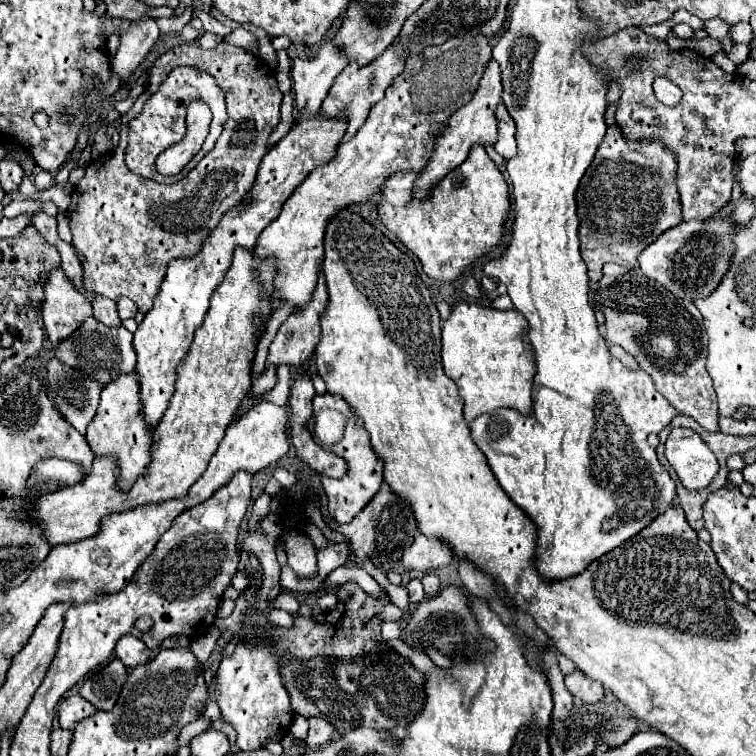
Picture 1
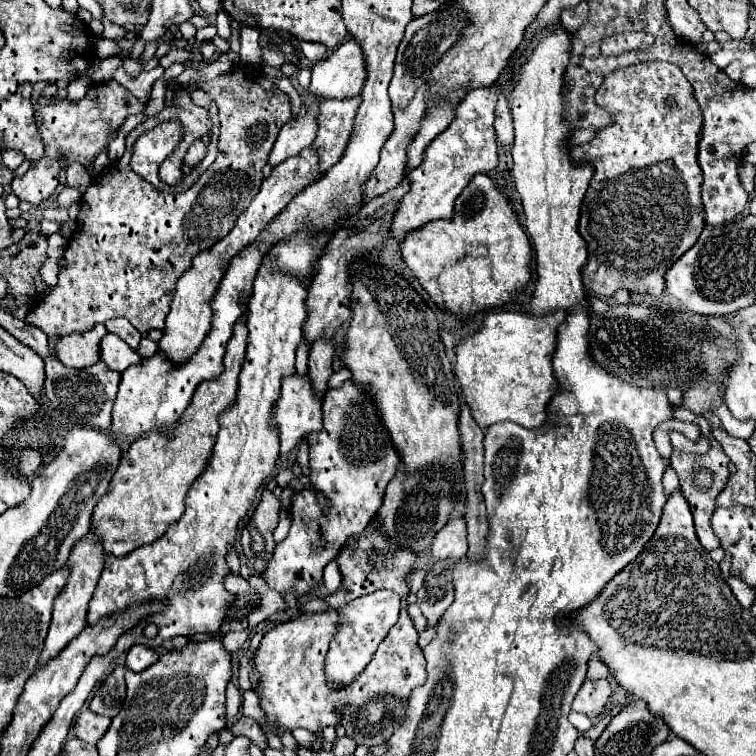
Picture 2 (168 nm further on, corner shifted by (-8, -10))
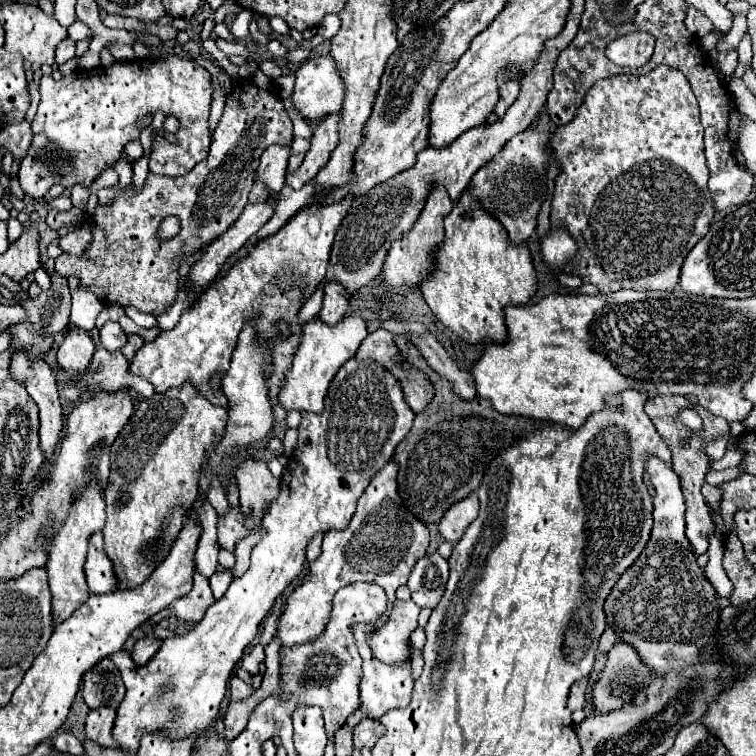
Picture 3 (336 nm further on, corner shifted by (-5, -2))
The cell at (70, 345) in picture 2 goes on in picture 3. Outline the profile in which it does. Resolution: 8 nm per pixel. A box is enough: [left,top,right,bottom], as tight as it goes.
[58,328,96,376]

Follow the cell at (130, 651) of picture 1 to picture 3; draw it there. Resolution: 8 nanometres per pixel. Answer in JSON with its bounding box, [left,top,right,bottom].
[132,636,160,666]

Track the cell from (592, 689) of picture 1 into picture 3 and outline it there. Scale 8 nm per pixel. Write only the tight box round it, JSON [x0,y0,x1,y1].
[568,676,590,712]

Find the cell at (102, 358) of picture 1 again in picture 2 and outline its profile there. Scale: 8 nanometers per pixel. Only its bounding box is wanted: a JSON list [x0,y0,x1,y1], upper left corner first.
[101,334,141,372]

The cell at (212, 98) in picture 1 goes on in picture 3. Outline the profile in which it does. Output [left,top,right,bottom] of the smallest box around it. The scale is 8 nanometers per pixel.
[18,56,212,198]

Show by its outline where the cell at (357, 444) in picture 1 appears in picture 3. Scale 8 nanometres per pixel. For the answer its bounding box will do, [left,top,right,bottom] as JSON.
[112,360,414,754]

